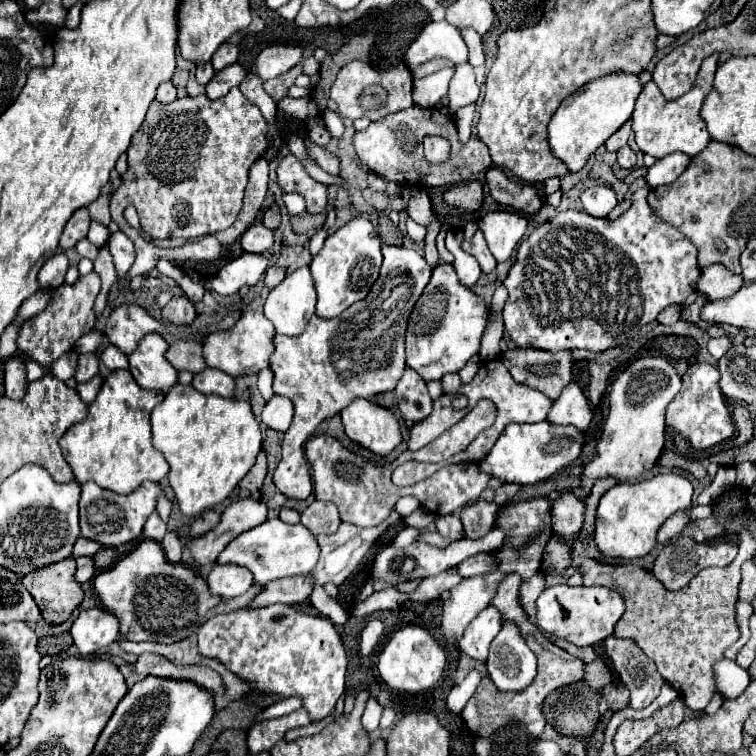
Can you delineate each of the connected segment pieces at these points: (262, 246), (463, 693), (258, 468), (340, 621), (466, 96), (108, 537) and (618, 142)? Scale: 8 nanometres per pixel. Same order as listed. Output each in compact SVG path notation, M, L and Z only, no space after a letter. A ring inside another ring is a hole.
M254 223L248 231L242 233L240 245L248 253L264 253L274 245L274 231L266 229L262 223Z
M470 671L468 677L460 685L452 687L448 691L448 695L446 695L446 709L448 709L448 713L460 715L462 709L464 709L464 705L468 703L468 699L472 697L472 693L476 691L478 683L480 683L480 673L478 671Z
M260 453L256 465L254 465L254 467L250 469L250 473L240 481L240 489L250 491L250 493L260 491L260 487L262 487L262 483L264 483L264 477L266 477L266 471L268 471L268 469L266 469L266 455Z
M324 587L314 589L312 595L310 595L310 599L312 599L312 605L318 609L318 613L324 615L324 617L328 617L334 625L344 625L348 621L348 611L334 597L330 597L324 591Z
M470 63L456 65L454 67L454 77L450 81L450 91L448 91L450 109L458 111L460 107L464 107L468 103L474 103L478 99L478 95L480 95L480 89L476 85L472 65Z
M88 481L82 485L82 499L80 499L80 527L82 537L102 543L104 547L124 545L132 539L138 539L148 515L152 515L156 507L156 499L160 495L160 485L152 481L144 481L140 489L130 495L118 495L108 489L98 487L96 483Z
M626 121L624 127L620 127L620 129L606 141L606 149L608 149L608 151L618 151L620 147L624 147L624 145L628 143L630 133L632 133L632 123Z

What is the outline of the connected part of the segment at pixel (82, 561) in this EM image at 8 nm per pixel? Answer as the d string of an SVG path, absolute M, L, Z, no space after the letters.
M78 557L76 559L78 569L76 569L76 581L86 583L96 575L96 567L94 567L94 559L92 557Z

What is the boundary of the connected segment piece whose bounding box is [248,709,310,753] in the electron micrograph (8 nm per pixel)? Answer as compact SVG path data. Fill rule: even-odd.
M298 709L290 715L284 717L276 717L276 719L266 719L254 727L250 727L248 731L248 751L250 753L262 753L262 751L270 751L276 741L280 741L284 737L284 733L288 729L294 727L302 727L308 725L310 717L304 709Z

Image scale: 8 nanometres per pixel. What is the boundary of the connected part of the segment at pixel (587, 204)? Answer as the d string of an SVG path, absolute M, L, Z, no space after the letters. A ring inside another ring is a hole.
M594 185L588 187L582 193L582 205L584 211L590 213L592 217L606 217L614 207L616 207L616 193L612 187L606 185Z

